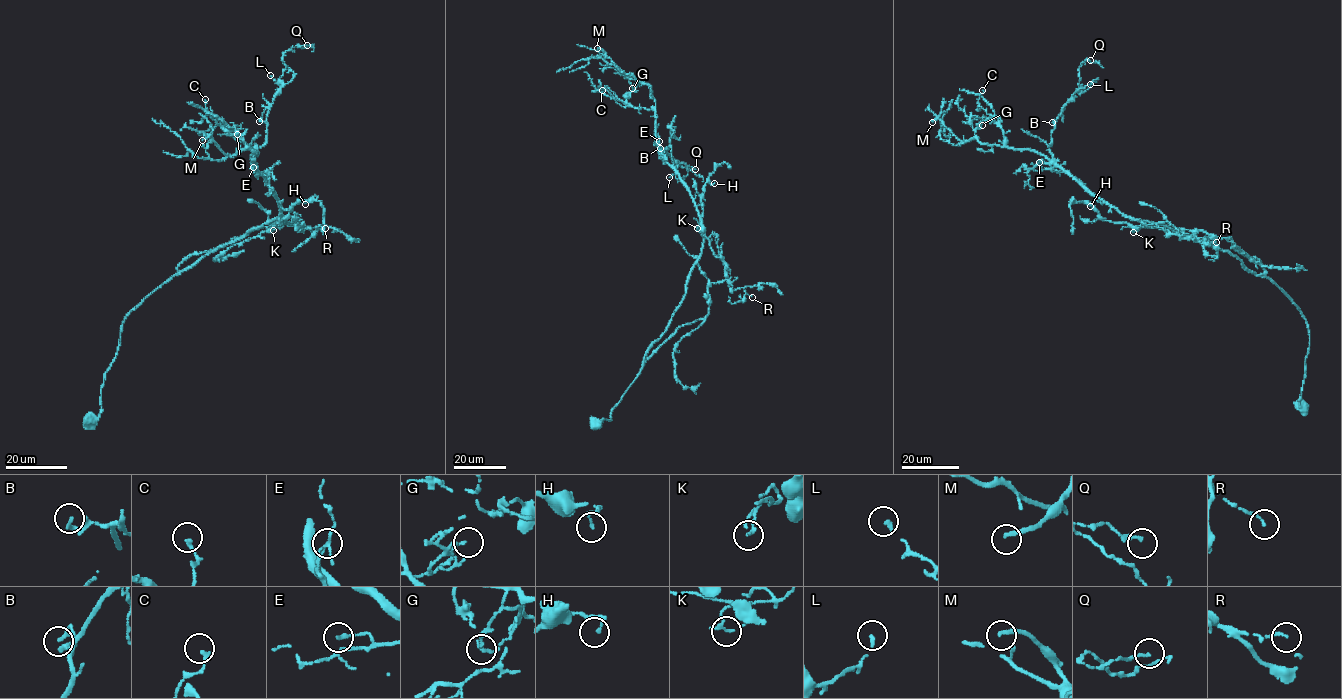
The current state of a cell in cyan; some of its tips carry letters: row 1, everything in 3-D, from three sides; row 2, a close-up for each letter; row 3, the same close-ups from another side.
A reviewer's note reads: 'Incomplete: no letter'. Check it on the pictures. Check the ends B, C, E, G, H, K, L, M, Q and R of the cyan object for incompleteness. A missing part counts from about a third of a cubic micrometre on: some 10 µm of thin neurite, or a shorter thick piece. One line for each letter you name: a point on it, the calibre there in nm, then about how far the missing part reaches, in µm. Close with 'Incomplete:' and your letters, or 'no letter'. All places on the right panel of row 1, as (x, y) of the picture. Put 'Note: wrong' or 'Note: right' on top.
Note: wrong
M: (932, 122) | 200 nm | 20 µm
Incomplete: M

